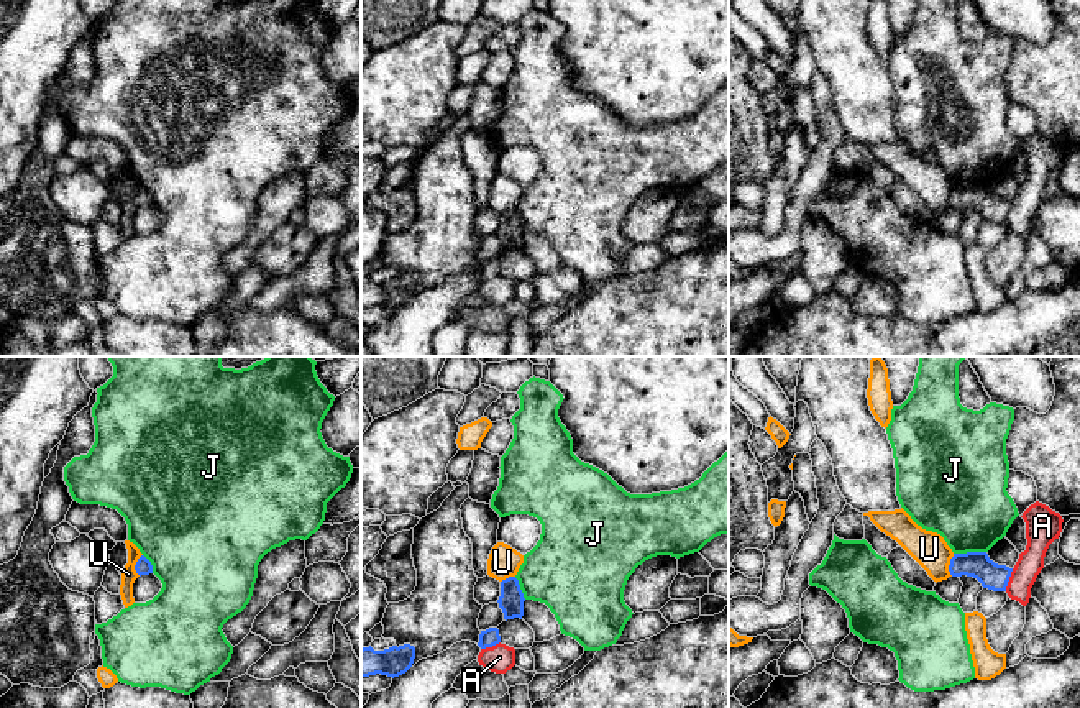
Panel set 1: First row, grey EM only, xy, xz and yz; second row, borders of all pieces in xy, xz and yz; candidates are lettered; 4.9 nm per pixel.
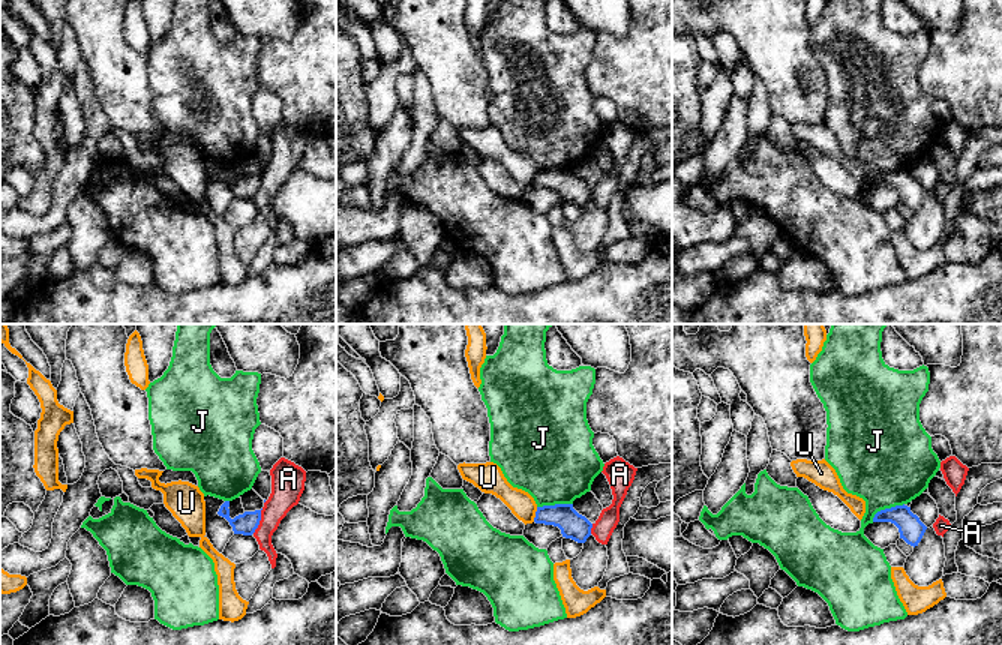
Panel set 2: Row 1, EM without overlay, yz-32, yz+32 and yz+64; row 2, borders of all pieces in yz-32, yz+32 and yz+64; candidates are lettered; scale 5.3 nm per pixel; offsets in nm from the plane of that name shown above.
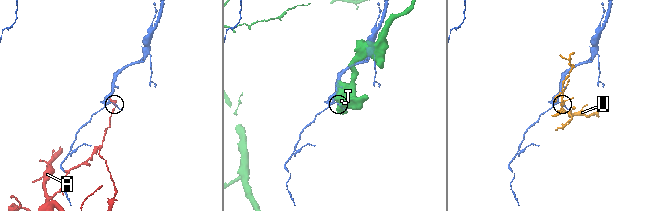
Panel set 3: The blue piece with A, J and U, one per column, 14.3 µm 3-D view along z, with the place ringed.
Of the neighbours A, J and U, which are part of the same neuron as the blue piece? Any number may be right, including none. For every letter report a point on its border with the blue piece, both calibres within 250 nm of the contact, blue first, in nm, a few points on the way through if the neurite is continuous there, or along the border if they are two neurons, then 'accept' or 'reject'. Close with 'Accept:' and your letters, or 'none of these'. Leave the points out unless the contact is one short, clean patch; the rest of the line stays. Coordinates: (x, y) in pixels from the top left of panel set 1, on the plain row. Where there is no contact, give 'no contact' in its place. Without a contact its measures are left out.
A: yz (1008, 212) | 130/130 nm | along yz (1013, 201), (1005, 222) | reject
J: yz (969, 184) | 130/400 nm | reject
U: yz (949, 197) | 130/170 nm | along yz (954, 186), (949, 196), (951, 207) | reject
Accept: none of these

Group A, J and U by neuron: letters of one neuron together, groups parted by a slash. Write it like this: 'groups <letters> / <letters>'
groups A / J / U

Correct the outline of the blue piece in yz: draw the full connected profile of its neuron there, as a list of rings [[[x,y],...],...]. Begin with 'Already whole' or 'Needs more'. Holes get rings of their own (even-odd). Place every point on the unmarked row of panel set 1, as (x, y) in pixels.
Already whole. [[[986,184],[954,186],[949,204],[952,209],[973,209],[983,220],[1006,223],[1013,200],[995,195]]]

